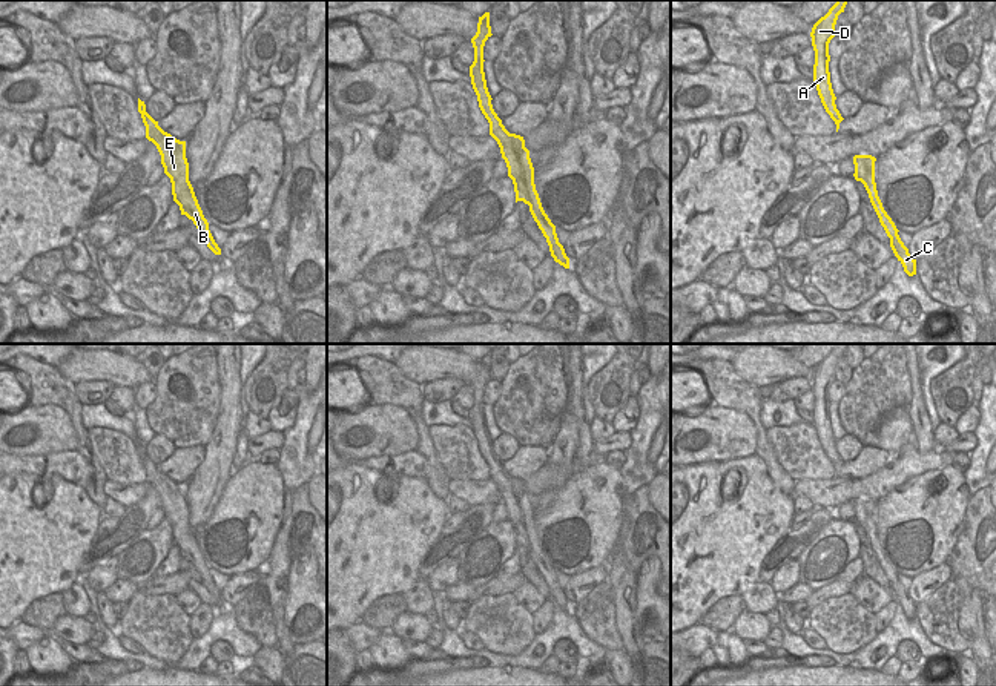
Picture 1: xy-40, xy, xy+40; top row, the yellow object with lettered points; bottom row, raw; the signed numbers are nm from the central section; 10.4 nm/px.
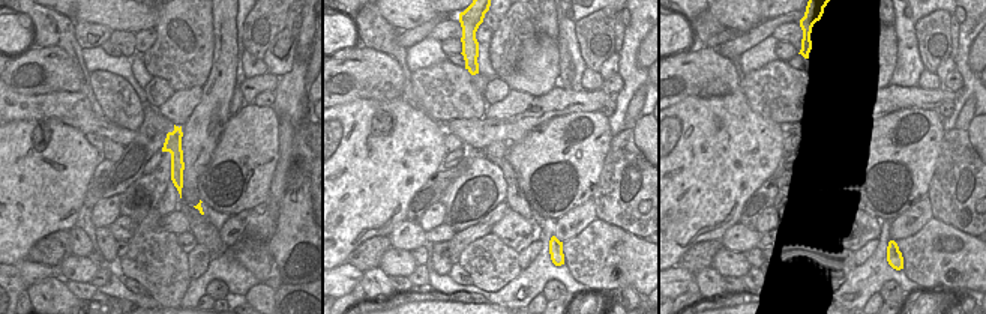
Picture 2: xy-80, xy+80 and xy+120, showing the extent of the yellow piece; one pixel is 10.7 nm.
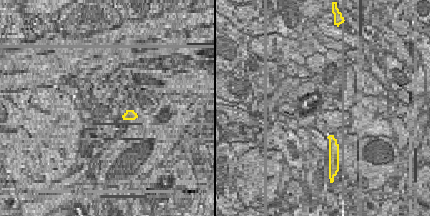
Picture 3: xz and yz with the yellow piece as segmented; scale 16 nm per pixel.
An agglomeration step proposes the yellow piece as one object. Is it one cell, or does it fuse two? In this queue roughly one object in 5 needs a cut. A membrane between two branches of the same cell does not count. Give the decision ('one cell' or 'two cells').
one cell

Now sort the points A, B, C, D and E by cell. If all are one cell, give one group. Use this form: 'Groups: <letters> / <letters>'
Groups: A B C D E.

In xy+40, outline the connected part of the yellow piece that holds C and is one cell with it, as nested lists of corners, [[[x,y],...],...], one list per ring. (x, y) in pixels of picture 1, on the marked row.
[[[855,155],[853,164],[855,164],[855,180],[861,181],[869,193],[870,203],[879,218],[881,226],[884,227],[887,236],[890,238],[890,247],[898,258],[898,261],[902,264],[904,272],[909,276],[916,275],[916,259],[912,258],[909,253],[909,249],[904,246],[898,235],[898,229],[892,218],[887,215],[887,212],[882,207],[882,203],[878,196],[876,183],[875,183],[875,161],[876,158],[872,155]]]

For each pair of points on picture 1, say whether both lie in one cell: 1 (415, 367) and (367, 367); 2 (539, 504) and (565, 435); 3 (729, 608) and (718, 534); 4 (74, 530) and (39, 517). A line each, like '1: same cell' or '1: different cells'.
1: different cells
2: same cell
3: different cells
4: same cell

